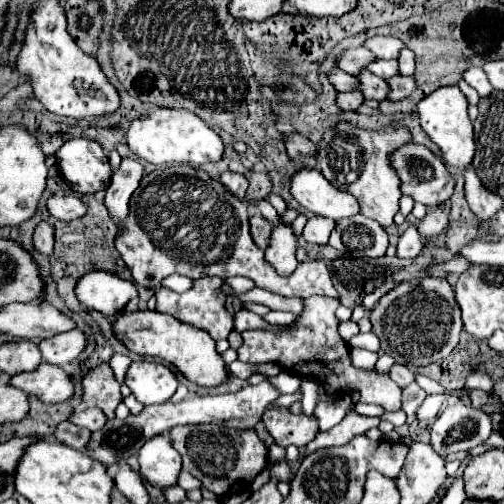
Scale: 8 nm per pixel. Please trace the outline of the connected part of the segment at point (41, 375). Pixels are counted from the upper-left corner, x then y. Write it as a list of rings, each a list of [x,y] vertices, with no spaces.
[[[41,363],[35,371],[17,373],[9,379],[9,385],[35,395],[43,403],[63,403],[73,397],[75,385],[69,373],[57,365]]]

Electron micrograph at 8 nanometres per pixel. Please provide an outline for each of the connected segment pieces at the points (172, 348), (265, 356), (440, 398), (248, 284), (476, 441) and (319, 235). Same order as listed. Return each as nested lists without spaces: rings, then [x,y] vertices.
[[[157,311],[123,313],[115,319],[115,333],[127,345],[129,351],[171,363],[179,373],[183,373],[195,385],[219,387],[227,383],[227,379],[231,377],[223,357],[215,349],[215,341],[207,337],[203,329],[195,329],[193,325],[183,325],[181,321],[175,321],[175,317],[167,317]]]
[[[307,297],[307,299],[303,299],[303,311],[299,313],[299,319],[295,323],[287,325],[285,331],[279,331],[279,333],[269,331],[269,329],[263,329],[263,331],[257,331],[257,329],[243,331],[243,345],[237,349],[239,361],[245,361],[245,363],[277,363],[277,365],[281,365],[287,371],[291,371],[293,363],[295,363],[295,373],[297,375],[313,375],[319,381],[327,381],[335,389],[337,397],[351,393],[351,389],[359,389],[363,403],[379,405],[385,411],[399,411],[401,409],[401,389],[391,381],[391,377],[387,373],[379,375],[375,369],[367,371],[367,369],[357,369],[357,367],[351,365],[349,347],[341,339],[341,335],[337,333],[339,321],[335,319],[335,309],[339,305],[341,305],[339,299],[333,299],[333,297]]]
[[[442,393],[427,396],[423,404],[417,410],[417,419],[430,420],[436,418],[436,413],[440,412],[440,406],[447,399],[451,399],[451,394]]]
[[[231,277],[231,279],[227,279],[225,283],[231,287],[233,295],[247,293],[249,289],[253,289],[253,287],[255,287],[255,283],[253,283],[249,277]]]
[[[455,401],[451,403],[435,421],[433,429],[431,429],[431,447],[439,453],[457,453],[459,449],[473,449],[475,445],[481,445],[489,435],[491,435],[491,417],[487,413],[483,413],[481,409],[469,407],[463,401]]]
[[[311,217],[307,221],[307,225],[303,227],[303,231],[301,231],[301,237],[307,243],[325,245],[329,241],[329,235],[331,235],[331,229],[333,227],[335,227],[335,221],[333,219],[327,219],[327,217]]]

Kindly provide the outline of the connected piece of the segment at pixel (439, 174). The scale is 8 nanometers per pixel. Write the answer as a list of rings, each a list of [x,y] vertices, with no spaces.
[[[403,145],[401,149],[397,149],[391,155],[391,165],[397,169],[399,177],[401,177],[401,189],[403,195],[411,195],[415,201],[423,203],[425,207],[437,207],[443,203],[449,203],[451,195],[453,195],[453,187],[455,187],[455,179],[449,173],[449,169],[443,165],[443,161],[433,155],[427,147],[423,145]]]

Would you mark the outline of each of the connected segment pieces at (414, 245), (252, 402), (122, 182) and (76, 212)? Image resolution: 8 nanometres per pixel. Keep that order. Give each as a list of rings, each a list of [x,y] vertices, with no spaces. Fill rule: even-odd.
[[[409,225],[405,229],[405,233],[399,237],[399,245],[397,245],[397,257],[403,259],[413,259],[417,255],[421,255],[425,249],[425,241],[421,239],[417,225]]]
[[[263,381],[259,385],[247,385],[245,389],[237,393],[227,395],[205,395],[205,397],[191,397],[183,399],[181,403],[159,403],[159,405],[147,405],[139,415],[129,415],[125,419],[111,419],[103,429],[91,433],[91,441],[87,443],[87,453],[91,459],[103,463],[105,467],[111,467],[119,461],[127,461],[131,455],[137,455],[139,449],[147,439],[151,439],[155,433],[165,433],[171,427],[177,425],[197,425],[197,423],[215,423],[215,425],[227,425],[233,429],[253,429],[255,423],[261,421],[261,415],[269,403],[273,403],[281,391],[273,387],[269,381]]]
[[[123,157],[119,169],[113,173],[111,183],[105,191],[105,205],[115,221],[125,219],[129,213],[129,197],[139,187],[143,177],[143,165],[131,157]]]
[[[63,195],[63,197],[49,197],[47,199],[47,211],[51,217],[61,219],[61,221],[73,221],[85,215],[87,207],[83,205],[79,195]]]

